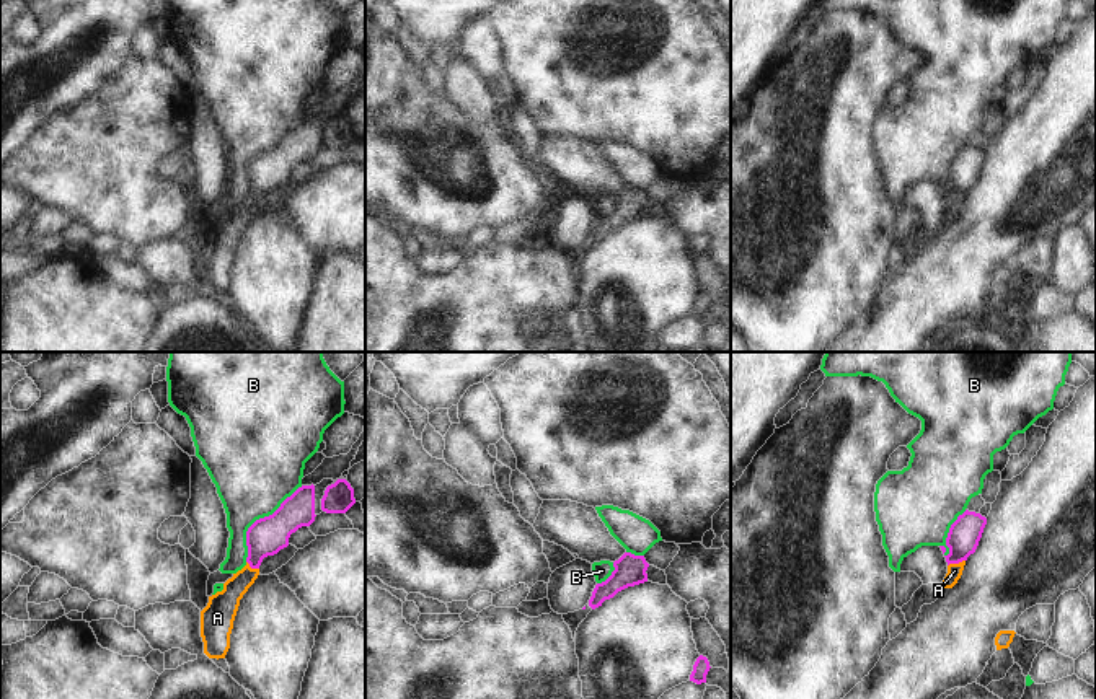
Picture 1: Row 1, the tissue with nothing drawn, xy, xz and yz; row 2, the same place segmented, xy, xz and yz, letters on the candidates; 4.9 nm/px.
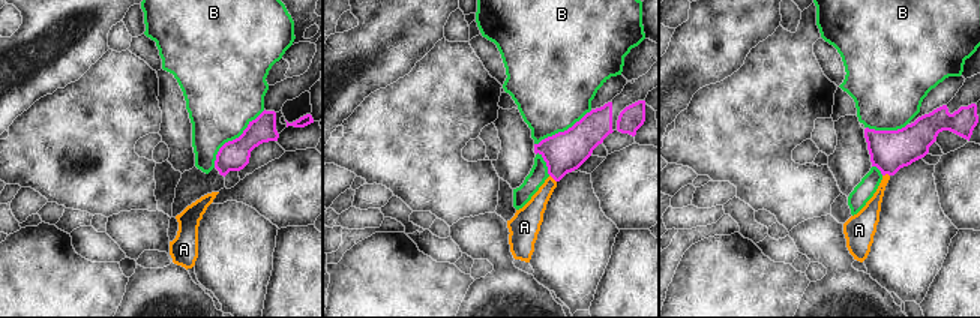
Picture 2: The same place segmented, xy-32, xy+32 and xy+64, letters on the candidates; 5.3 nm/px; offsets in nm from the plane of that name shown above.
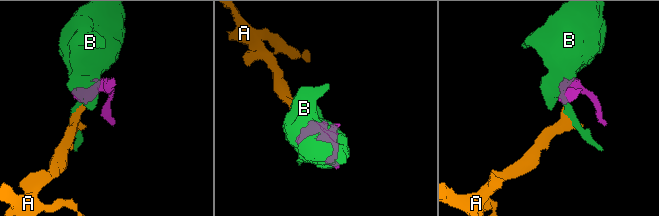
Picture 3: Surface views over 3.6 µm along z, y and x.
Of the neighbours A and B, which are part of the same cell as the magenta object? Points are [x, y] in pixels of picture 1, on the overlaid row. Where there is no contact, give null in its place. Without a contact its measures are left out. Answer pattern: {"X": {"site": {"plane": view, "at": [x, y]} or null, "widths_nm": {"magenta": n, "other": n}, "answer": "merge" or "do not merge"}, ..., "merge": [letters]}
{"A": {"site": {"plane": "yz", "at": [956, 562]}, "widths_nm": {"magenta": 160, "other": 80}, "answer": "merge"}, "B": {"site": {"plane": "xy", "at": [260, 518]}, "widths_nm": {"magenta": 190, "other": 420}, "answer": "do not merge"}, "merge": ["A"]}

